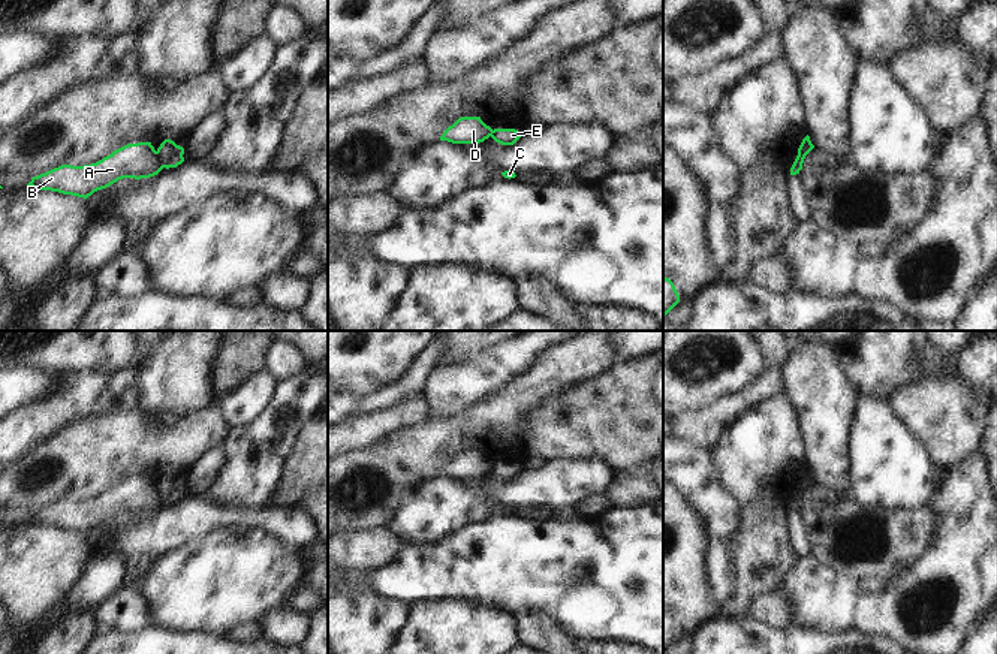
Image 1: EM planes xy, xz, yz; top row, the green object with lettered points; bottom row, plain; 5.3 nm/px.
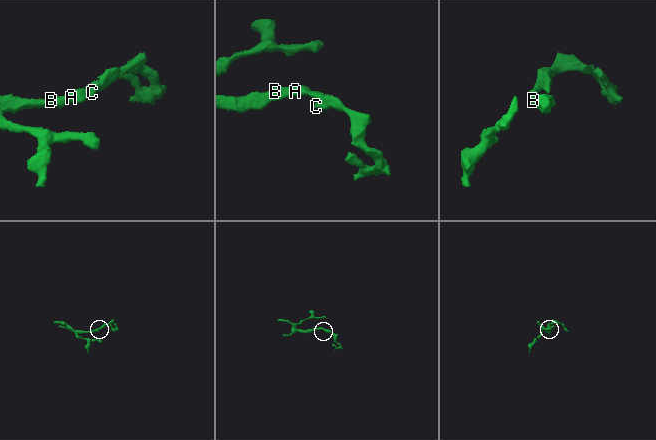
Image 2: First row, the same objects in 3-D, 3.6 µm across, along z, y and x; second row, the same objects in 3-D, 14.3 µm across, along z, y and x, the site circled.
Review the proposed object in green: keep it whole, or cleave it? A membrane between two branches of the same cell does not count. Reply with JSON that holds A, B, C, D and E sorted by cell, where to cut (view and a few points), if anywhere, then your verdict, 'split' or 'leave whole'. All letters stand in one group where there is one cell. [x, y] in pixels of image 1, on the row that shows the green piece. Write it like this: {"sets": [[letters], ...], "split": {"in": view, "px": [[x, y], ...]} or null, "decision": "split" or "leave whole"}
{"sets": [["A", "B", "D"], ["C", "E"]], "split": {"in": "xy", "px": [[154, 151], [163, 166]]}, "decision": "split"}

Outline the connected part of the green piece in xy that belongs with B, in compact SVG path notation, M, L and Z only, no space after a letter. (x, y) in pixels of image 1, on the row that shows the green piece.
M138 142L127 144L91 165L61 165L33 177L27 186L87 199L118 180L150 178L162 169L163 166L151 142Z

